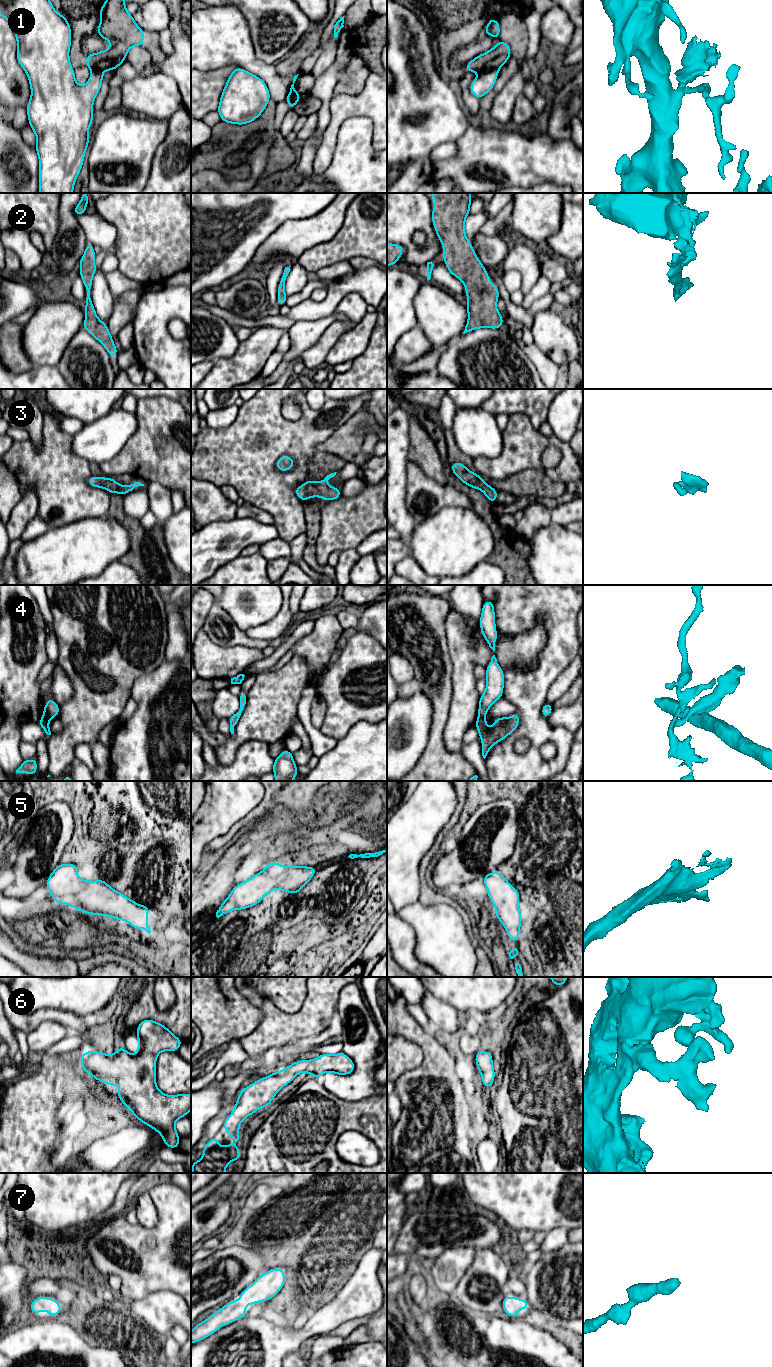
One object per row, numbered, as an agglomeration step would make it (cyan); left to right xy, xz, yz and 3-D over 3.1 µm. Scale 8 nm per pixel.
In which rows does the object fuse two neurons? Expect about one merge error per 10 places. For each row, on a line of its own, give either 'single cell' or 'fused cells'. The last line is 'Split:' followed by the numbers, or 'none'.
1: fused cells
2: single cell
3: single cell
4: fused cells
5: single cell
6: single cell
7: single cell
Split: 1, 4

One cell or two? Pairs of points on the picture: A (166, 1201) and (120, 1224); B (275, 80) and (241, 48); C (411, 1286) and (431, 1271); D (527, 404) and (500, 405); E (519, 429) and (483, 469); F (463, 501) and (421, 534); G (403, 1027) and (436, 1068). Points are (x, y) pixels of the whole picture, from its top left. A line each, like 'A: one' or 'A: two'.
A: one
B: one
C: two
D: one
E: one
F: two
G: one

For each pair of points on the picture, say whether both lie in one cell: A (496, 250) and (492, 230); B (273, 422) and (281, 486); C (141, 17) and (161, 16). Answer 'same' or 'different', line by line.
A: different
B: same
C: same

